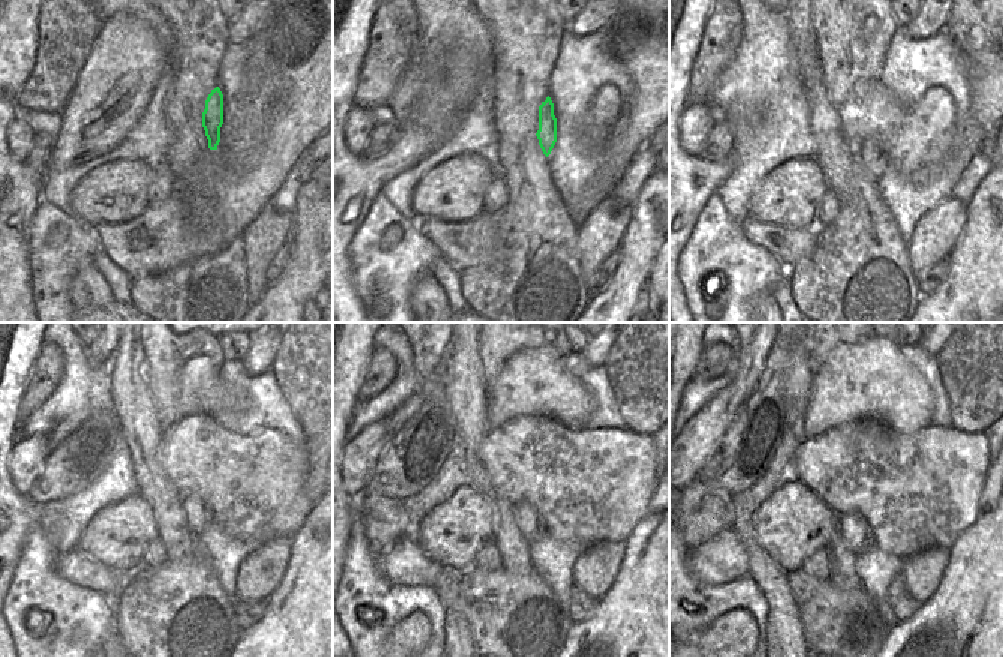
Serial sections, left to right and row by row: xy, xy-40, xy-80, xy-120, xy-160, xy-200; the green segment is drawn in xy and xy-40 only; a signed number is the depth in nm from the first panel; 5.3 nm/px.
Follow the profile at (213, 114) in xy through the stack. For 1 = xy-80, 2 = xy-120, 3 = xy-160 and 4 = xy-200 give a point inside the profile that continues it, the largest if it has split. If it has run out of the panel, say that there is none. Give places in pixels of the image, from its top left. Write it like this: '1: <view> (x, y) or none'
1: xy-80 (872, 159)
2: xy-120 (195, 513)
3: xy-160 (527, 520)
4: xy-200 (854, 529)

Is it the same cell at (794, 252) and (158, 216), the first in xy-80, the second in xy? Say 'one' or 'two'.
one

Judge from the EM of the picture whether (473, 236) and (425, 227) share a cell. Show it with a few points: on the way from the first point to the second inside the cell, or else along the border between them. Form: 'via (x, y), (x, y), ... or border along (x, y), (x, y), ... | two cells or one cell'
via (461, 236), (437, 233) | one cell

